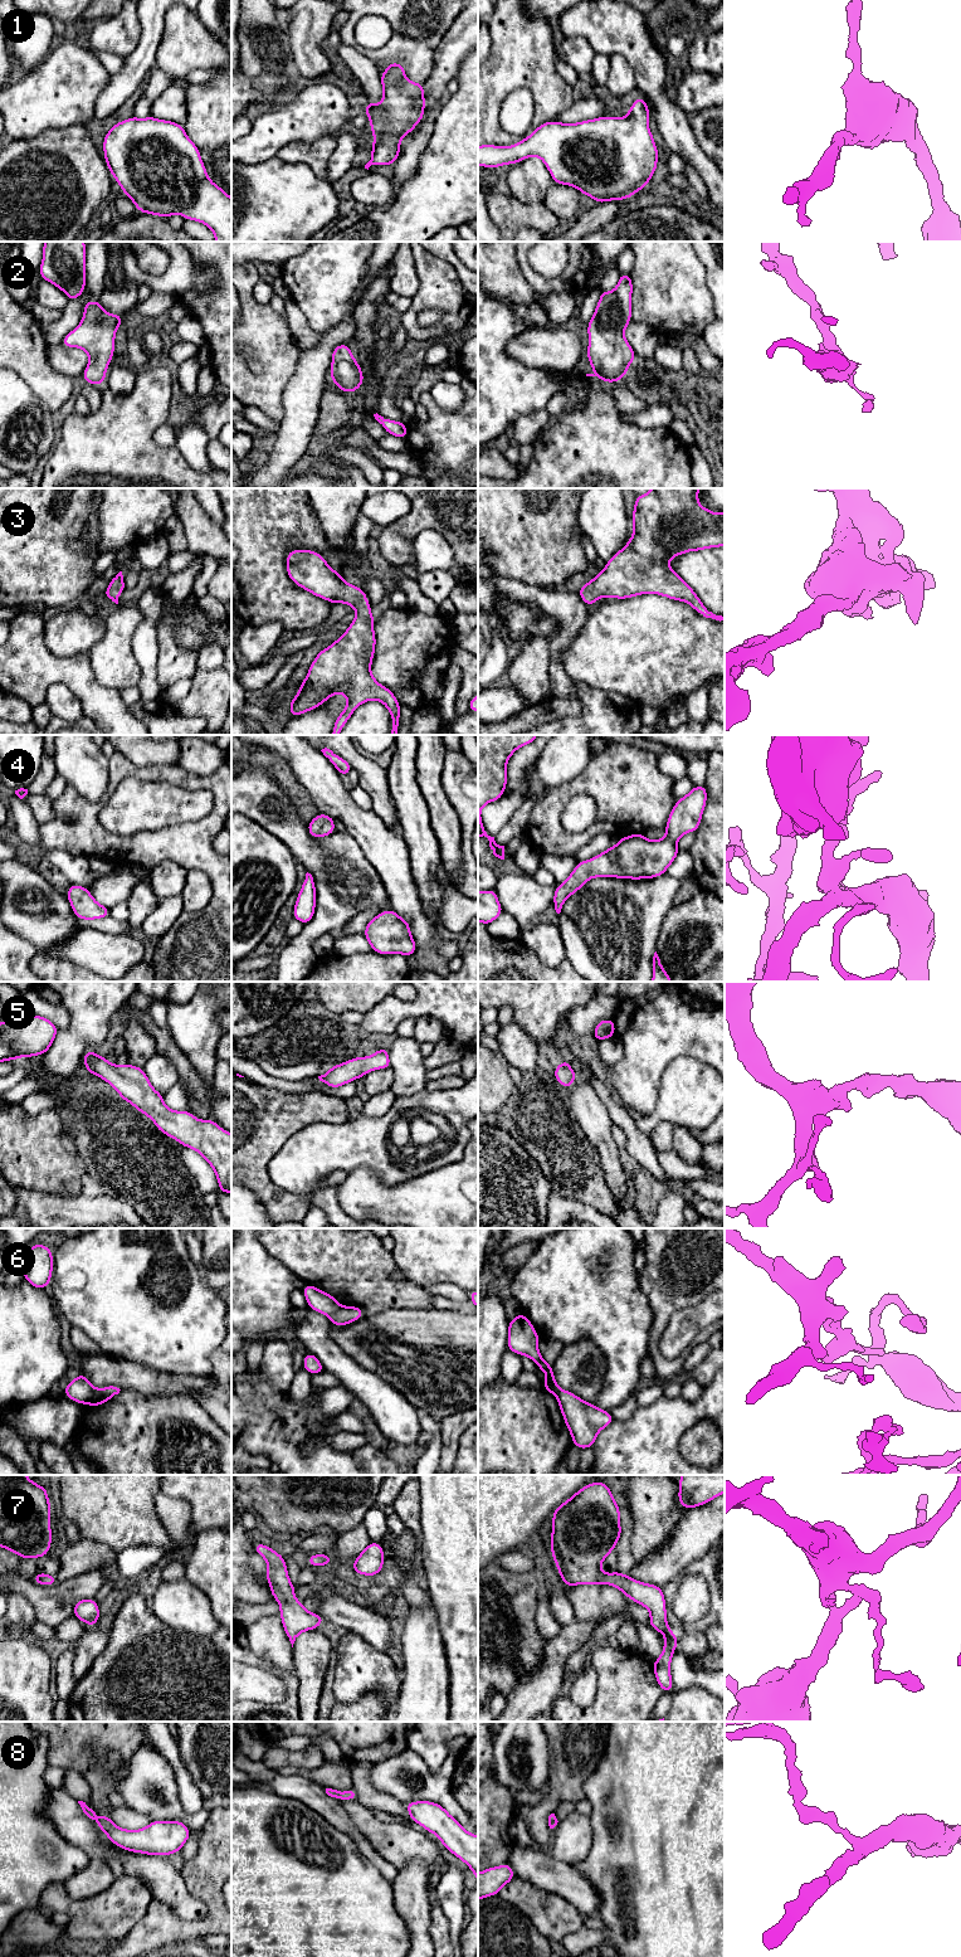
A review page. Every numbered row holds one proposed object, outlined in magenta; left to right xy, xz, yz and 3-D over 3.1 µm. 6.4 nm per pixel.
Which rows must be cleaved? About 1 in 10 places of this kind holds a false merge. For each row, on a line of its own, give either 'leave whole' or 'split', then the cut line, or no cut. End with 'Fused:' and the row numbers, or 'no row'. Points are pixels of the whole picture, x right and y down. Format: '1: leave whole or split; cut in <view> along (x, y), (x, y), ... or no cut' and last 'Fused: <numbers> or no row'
1: leave whole; no cut
2: leave whole; no cut
3: leave whole; no cut
4: leave whole; no cut
5: leave whole; no cut
6: split; cut in xy along (96, 1390), (84, 1403)
7: leave whole; no cut
8: leave whole; no cut
Fused: 6

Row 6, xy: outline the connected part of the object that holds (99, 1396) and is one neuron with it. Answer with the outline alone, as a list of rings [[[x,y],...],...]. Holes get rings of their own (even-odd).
[[[109,1386],[96,1389],[92,1397],[86,1402],[88,1406],[102,1406],[106,1401],[112,1399],[113,1396],[119,1393],[119,1388]]]

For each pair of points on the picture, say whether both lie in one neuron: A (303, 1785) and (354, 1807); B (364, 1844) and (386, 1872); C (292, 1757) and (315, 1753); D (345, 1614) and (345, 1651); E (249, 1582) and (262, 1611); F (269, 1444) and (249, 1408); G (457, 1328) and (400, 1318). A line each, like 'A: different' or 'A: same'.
A: different
B: same
C: same
D: different
E: different
F: same
G: same

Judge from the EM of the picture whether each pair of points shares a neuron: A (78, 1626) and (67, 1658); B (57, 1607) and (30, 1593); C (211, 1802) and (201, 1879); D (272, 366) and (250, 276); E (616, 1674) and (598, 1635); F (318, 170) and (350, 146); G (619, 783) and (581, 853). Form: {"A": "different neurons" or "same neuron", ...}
{"A": "same neuron", "B": "same neuron", "C": "different neurons", "D": "same neuron", "E": "different neurons", "F": "different neurons", "G": "different neurons"}

